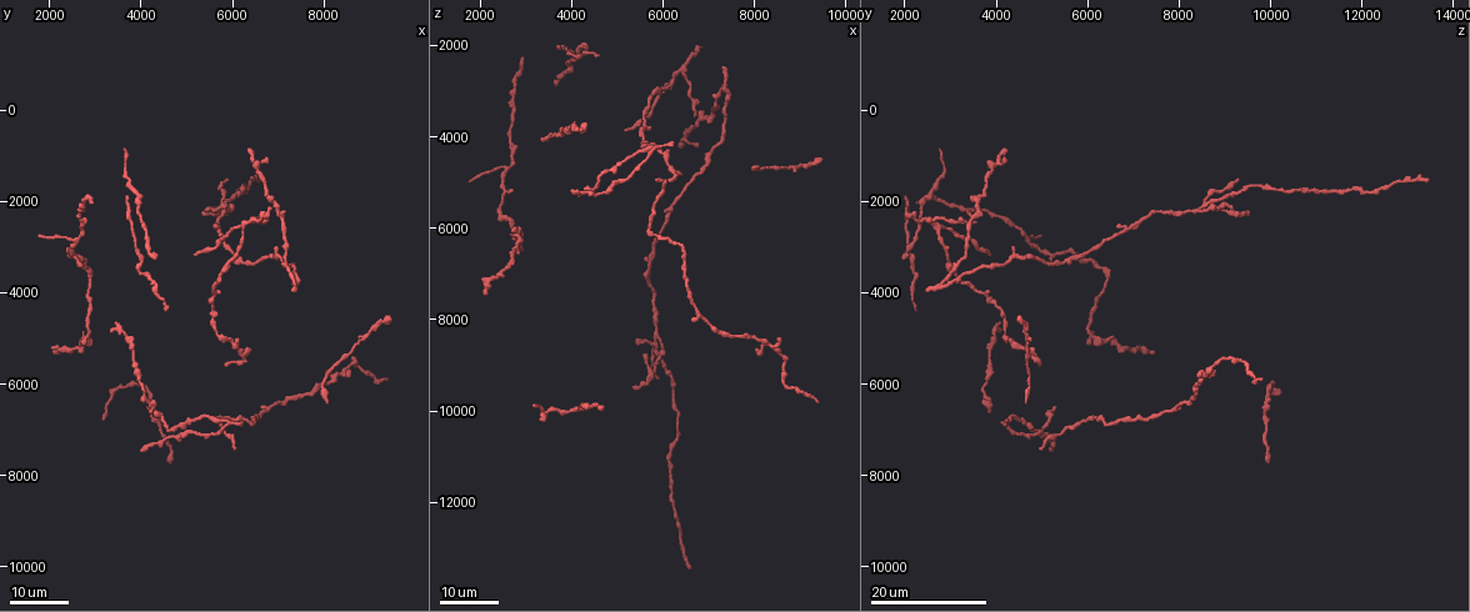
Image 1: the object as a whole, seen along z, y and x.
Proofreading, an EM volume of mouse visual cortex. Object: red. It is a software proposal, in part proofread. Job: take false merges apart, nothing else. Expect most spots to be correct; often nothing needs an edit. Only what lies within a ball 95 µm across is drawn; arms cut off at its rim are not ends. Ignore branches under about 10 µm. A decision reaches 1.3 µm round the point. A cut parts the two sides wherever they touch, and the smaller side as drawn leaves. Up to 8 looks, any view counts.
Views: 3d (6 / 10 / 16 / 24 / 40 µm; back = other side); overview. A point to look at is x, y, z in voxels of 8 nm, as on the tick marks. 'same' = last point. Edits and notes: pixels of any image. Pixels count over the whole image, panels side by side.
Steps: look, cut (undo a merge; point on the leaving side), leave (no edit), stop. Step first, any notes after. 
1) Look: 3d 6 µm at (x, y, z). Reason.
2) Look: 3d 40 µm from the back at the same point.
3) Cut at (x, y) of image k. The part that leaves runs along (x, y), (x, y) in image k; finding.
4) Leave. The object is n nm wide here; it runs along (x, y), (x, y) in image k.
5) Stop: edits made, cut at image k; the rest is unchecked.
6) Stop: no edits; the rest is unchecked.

Look: 3d 24 µm at (6200, 2600, 2750). Side arm on a straight run.

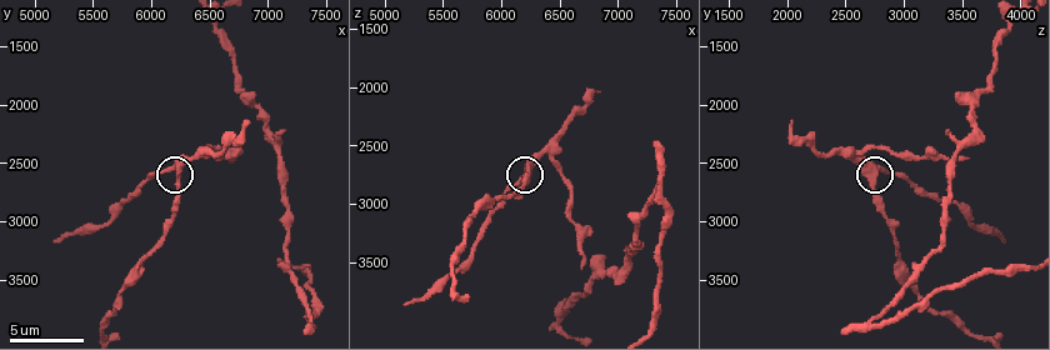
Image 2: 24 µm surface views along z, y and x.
Look: 3d 10 µm at (6240, 2620, 2720).

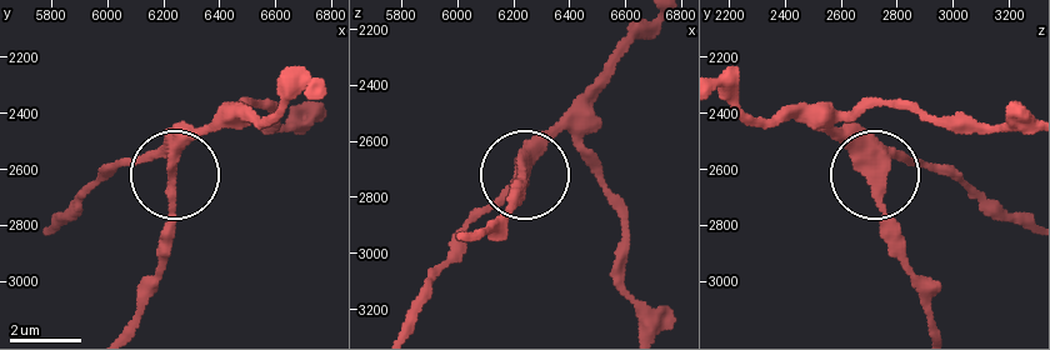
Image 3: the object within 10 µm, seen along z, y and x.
Leave. 3 arms meet here; it runs along (861, 105), (833, 134), (865, 168), (901, 159), (943, 168) in image 3; continuous, no second cell.

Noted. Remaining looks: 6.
Look: 3d 24 µm at (6800, 6550, 7950). A fork.

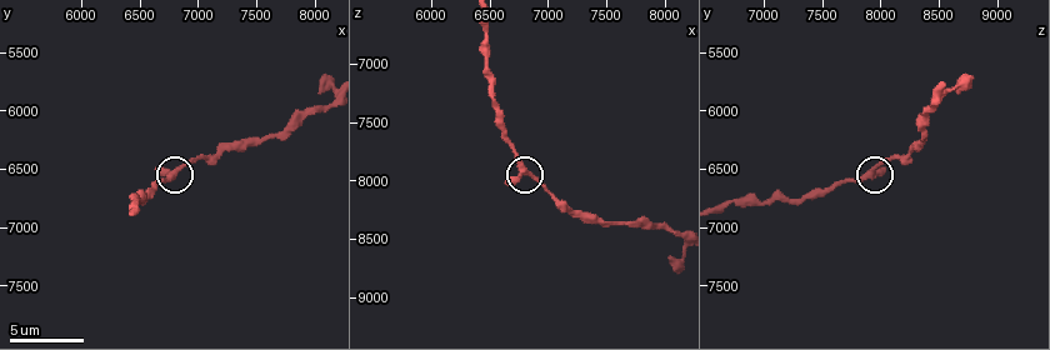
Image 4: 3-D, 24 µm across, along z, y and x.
Look: 3d 10 µm at (6800, 6500, 7920).

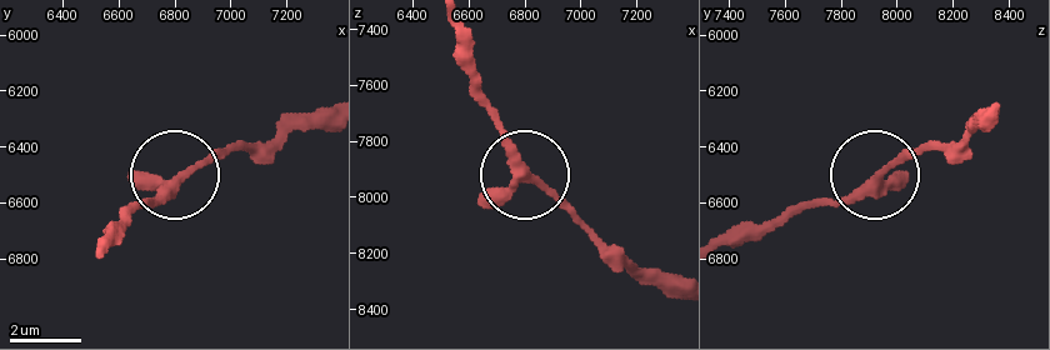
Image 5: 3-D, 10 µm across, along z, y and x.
Leave. 3 arms meet here; it runs along (726, 243), (851, 198), (929, 141) in image 5; all the same cell.

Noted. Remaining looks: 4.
Look: 3d 16 µm at (5850, 2100, 8550). Four arms meet.

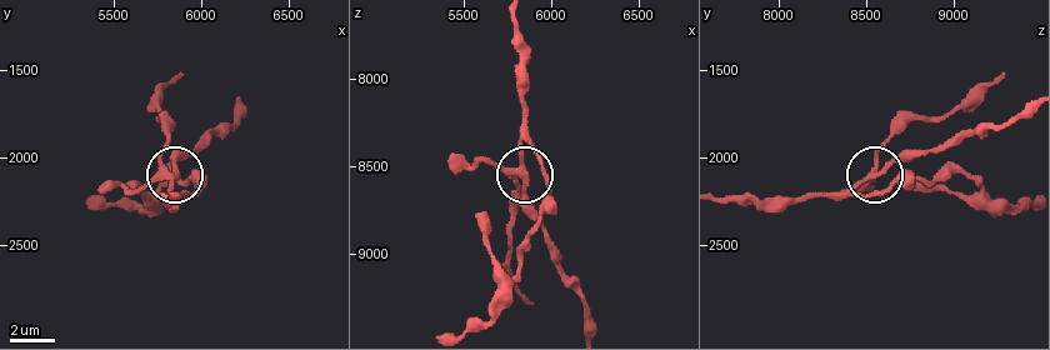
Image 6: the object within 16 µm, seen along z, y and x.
Look: 3d 6 µm at (5780, 2060, 8560).

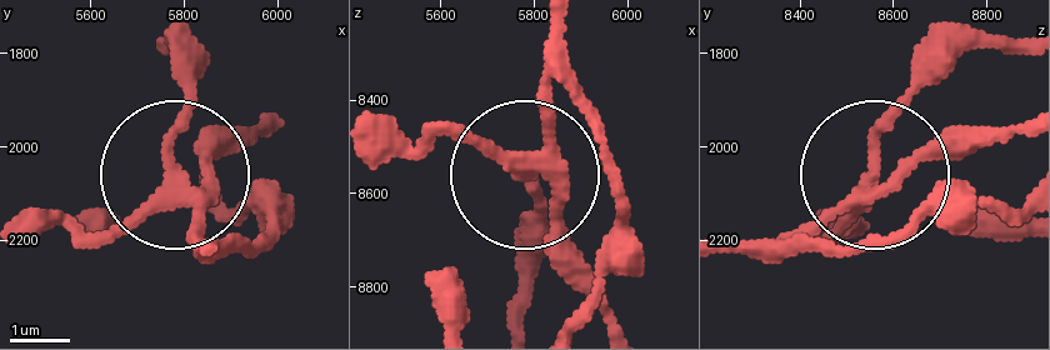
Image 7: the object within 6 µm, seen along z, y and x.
Leave. The object is 270 nm wide here; continuous, no second cell.

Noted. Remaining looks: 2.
Look: 3d 10 µm at (7000, 2200, 3640).

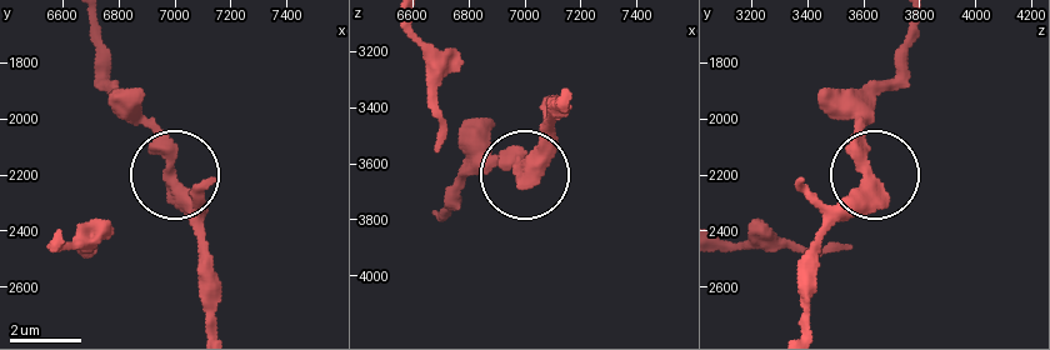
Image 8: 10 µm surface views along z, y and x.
Leave. The object is 380 nm wide here; all the same cell.

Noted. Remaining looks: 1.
Stop: no edits; the rest is unchecked.

